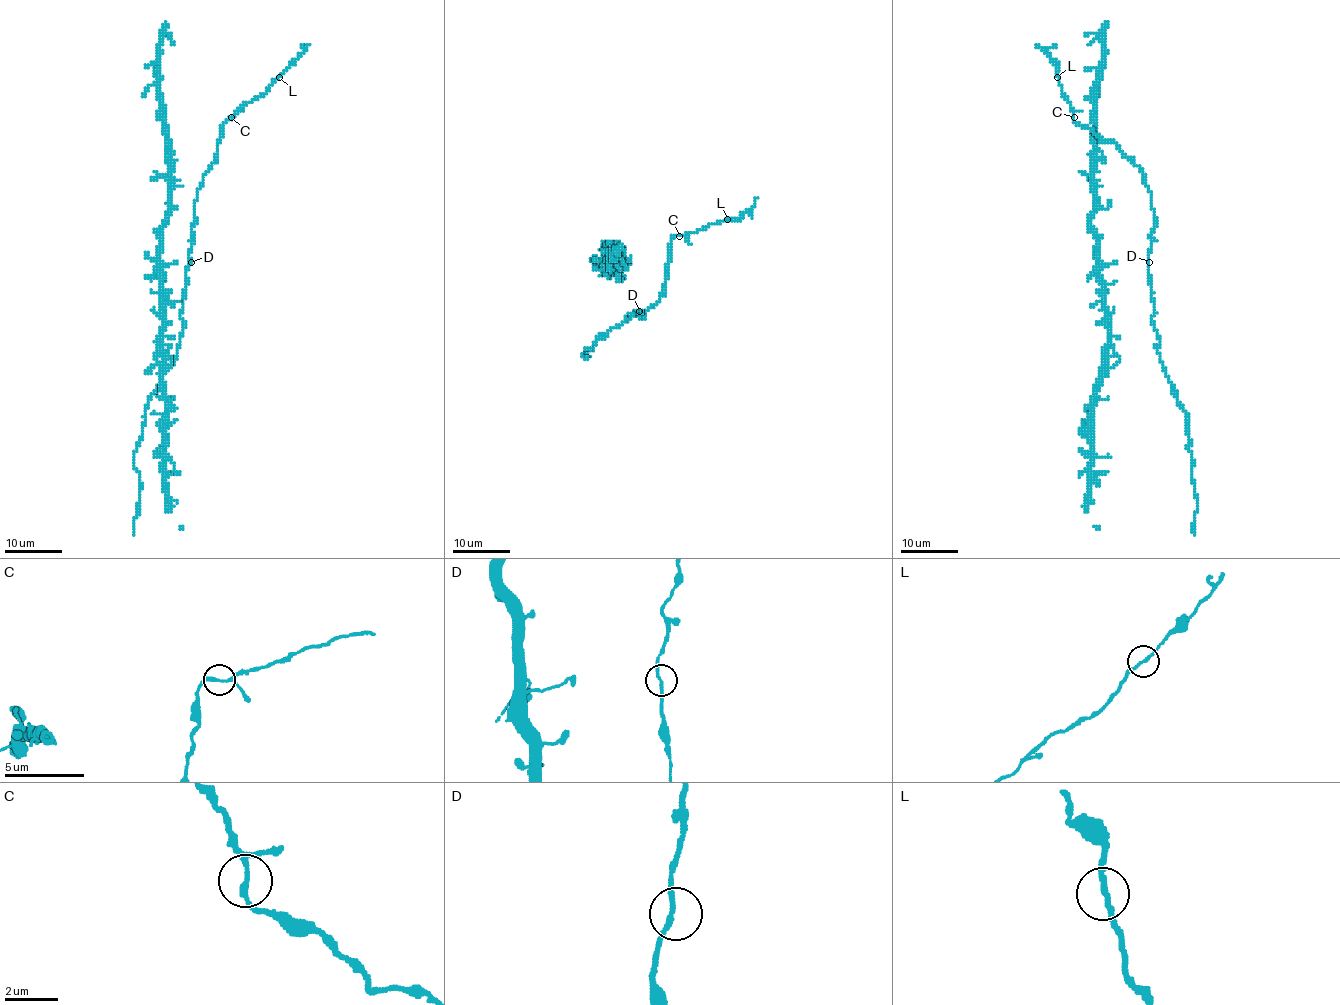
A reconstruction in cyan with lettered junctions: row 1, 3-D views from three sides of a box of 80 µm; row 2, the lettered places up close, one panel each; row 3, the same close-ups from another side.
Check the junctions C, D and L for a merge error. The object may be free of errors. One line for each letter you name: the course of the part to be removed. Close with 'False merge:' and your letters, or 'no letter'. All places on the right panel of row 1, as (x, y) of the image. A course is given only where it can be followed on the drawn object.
False merge: no letter

